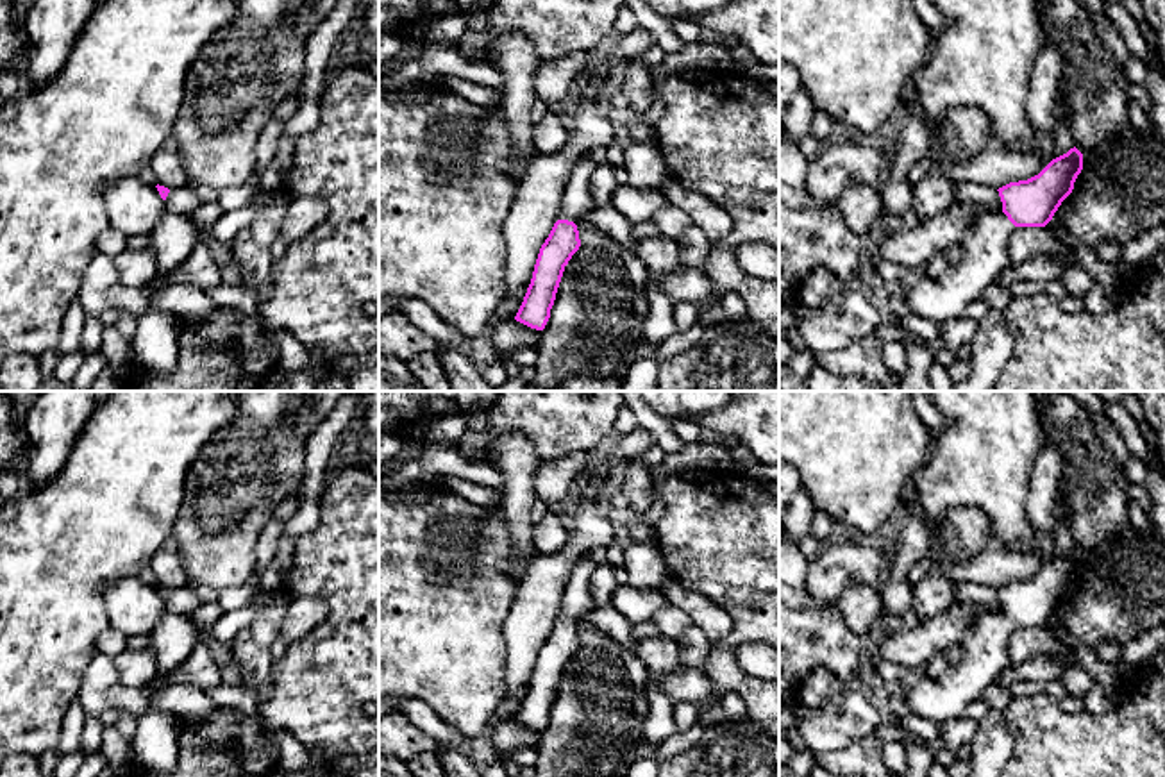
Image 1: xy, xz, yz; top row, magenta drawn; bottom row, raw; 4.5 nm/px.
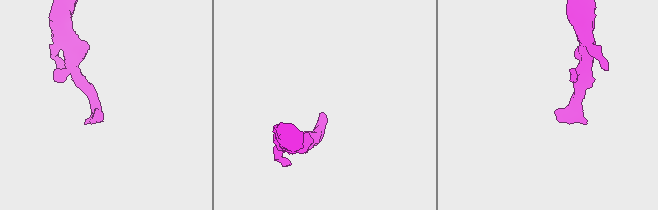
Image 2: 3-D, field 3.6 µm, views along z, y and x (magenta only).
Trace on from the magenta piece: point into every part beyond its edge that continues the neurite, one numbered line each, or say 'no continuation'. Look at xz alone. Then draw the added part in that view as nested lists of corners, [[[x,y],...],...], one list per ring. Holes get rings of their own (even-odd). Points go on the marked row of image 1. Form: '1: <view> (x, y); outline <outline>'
1: xz (578, 202); outline [[[588,157],[577,163],[570,175],[557,220],[577,223],[581,218],[595,211],[597,204],[590,193],[590,179],[593,170],[595,164]]]

